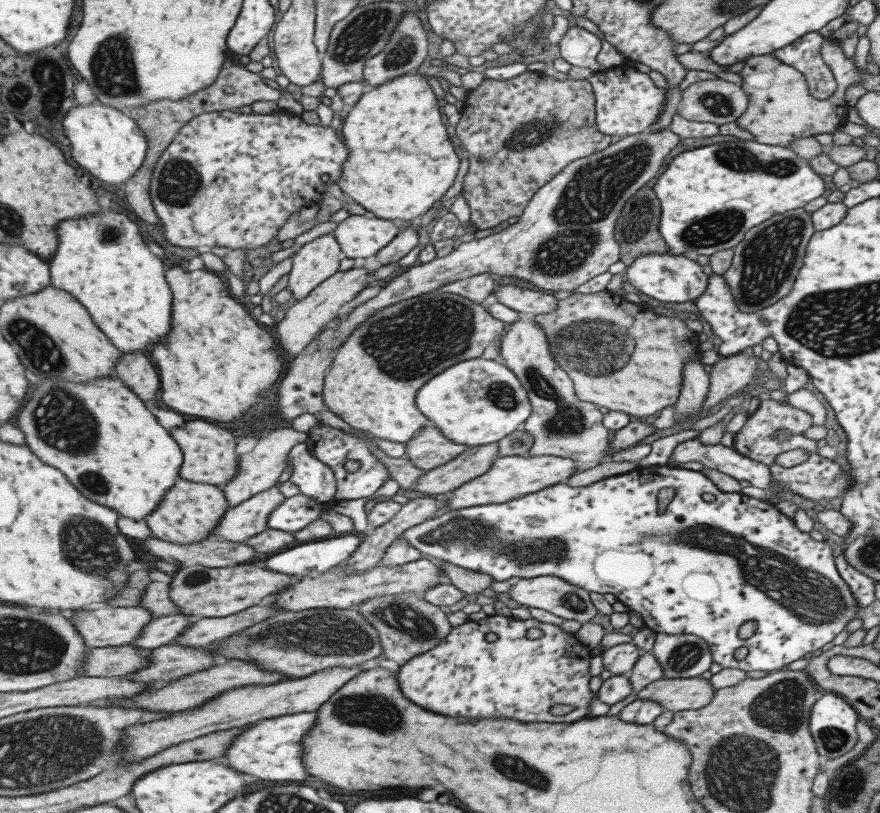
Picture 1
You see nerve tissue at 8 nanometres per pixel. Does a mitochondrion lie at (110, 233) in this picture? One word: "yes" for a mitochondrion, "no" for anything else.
yes

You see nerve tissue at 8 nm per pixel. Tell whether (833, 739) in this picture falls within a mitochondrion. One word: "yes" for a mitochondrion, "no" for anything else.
yes

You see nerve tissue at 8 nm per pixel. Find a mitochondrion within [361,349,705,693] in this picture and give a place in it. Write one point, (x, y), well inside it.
(467, 533)

